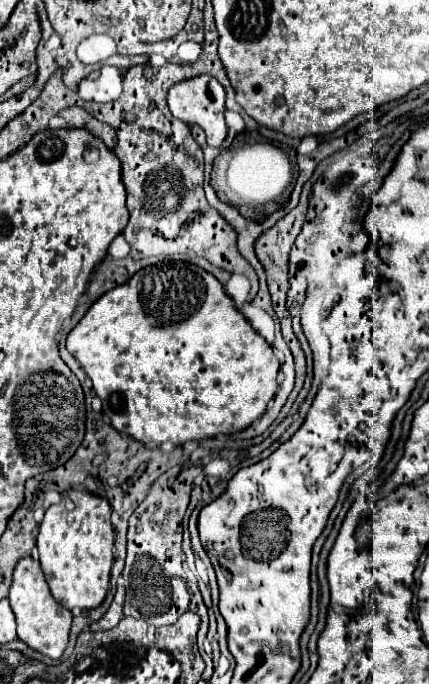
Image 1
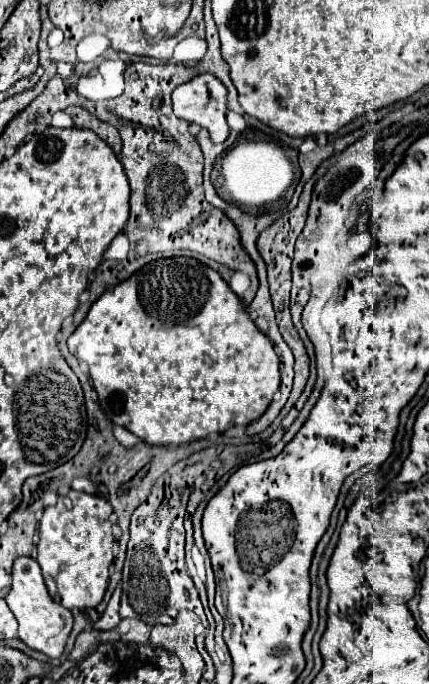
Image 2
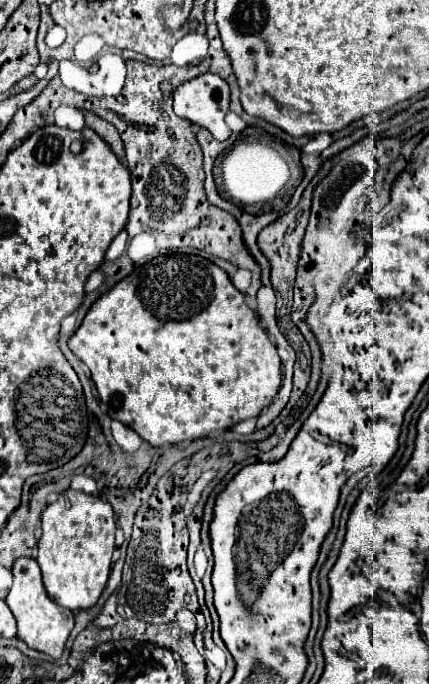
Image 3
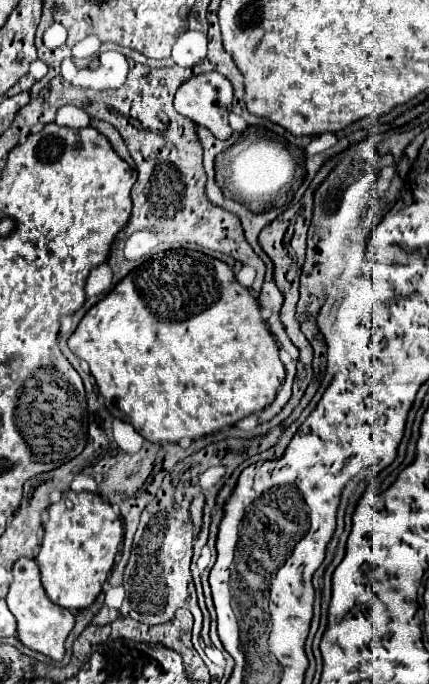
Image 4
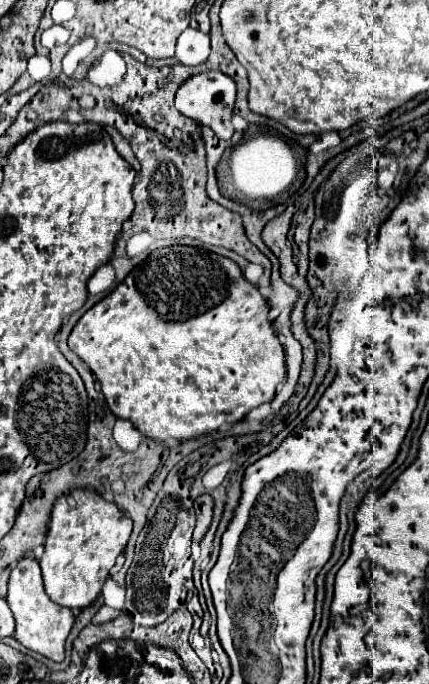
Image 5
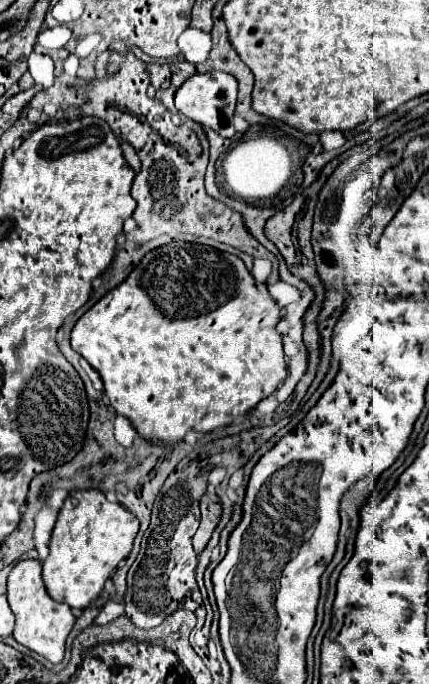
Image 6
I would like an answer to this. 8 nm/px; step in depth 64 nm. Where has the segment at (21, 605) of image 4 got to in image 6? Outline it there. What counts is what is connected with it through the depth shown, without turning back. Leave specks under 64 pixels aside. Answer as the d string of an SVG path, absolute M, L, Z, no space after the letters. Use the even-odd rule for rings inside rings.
M20 560L10 576L8 576L8 602L10 608L16 616L16 628L14 628L14 638L22 646L34 650L36 654L44 656L48 662L58 664L64 658L64 644L66 638L74 626L74 614L68 604L54 602L42 580L42 562L40 560Z

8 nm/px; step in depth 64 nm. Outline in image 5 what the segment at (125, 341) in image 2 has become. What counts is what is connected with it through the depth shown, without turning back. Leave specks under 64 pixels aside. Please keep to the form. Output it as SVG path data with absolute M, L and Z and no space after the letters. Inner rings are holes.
M174 244L174 246L154 250L144 262L136 266L136 286L134 286L134 272L130 272L124 282L120 282L106 298L94 304L72 328L68 346L90 366L90 370L102 382L104 398L108 402L108 408L114 412L114 416L130 420L140 430L142 436L152 438L152 440L160 440L160 442L166 442L172 438L188 440L188 438L196 438L212 430L218 430L222 424L236 424L252 408L264 402L270 402L274 398L278 384L286 378L286 364L284 364L284 348L272 328L272 320L268 318L268 312L270 312L268 300L260 294L258 286L248 284L248 280L244 280L242 270L234 260L218 256L204 248Z

